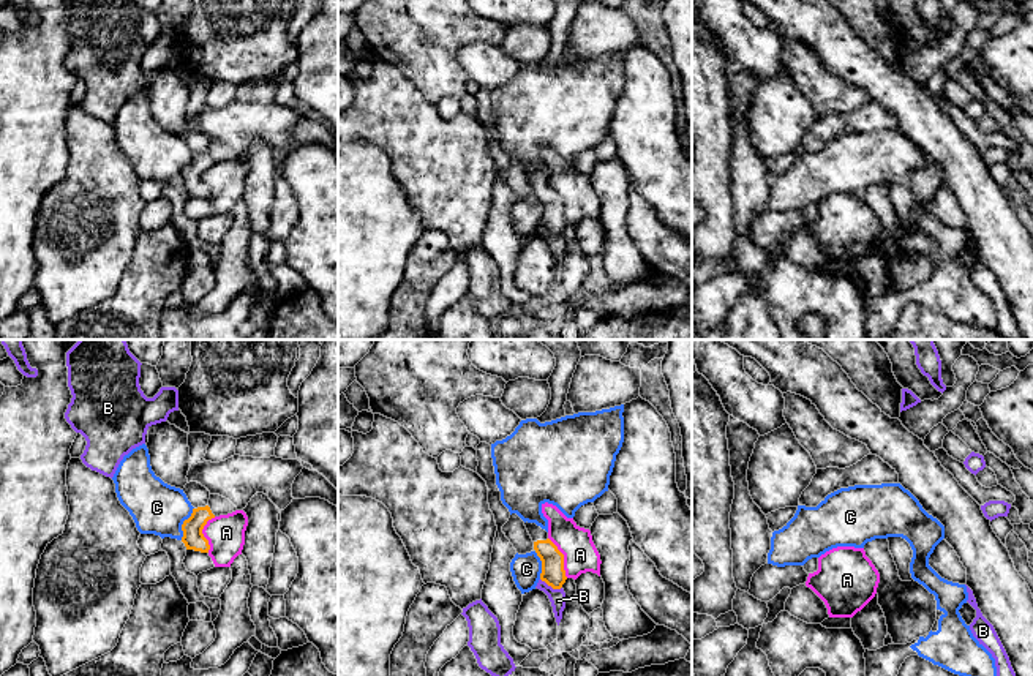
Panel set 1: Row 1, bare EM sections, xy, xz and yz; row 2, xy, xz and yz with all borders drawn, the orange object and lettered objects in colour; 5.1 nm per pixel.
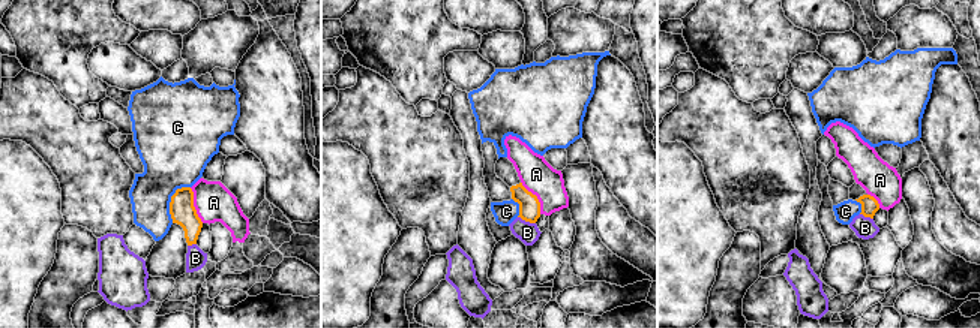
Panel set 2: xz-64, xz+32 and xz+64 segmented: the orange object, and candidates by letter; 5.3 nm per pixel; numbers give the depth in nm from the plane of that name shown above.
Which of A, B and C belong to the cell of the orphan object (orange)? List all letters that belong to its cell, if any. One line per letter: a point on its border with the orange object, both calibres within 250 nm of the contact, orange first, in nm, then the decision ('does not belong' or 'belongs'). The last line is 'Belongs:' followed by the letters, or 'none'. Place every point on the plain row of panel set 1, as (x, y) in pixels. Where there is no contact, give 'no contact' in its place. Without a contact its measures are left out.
A: xz (563, 204) | 120/180 nm | does not belong
B: xz (552, 232) | 120/80 nm | does not belong
C: xy (184, 169) | 110/260 nm | does not belong
Belongs: none

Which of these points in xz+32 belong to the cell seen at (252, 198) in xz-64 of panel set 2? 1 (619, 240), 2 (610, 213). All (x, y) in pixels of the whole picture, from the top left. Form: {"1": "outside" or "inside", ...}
{"1": "outside", "2": "outside"}

